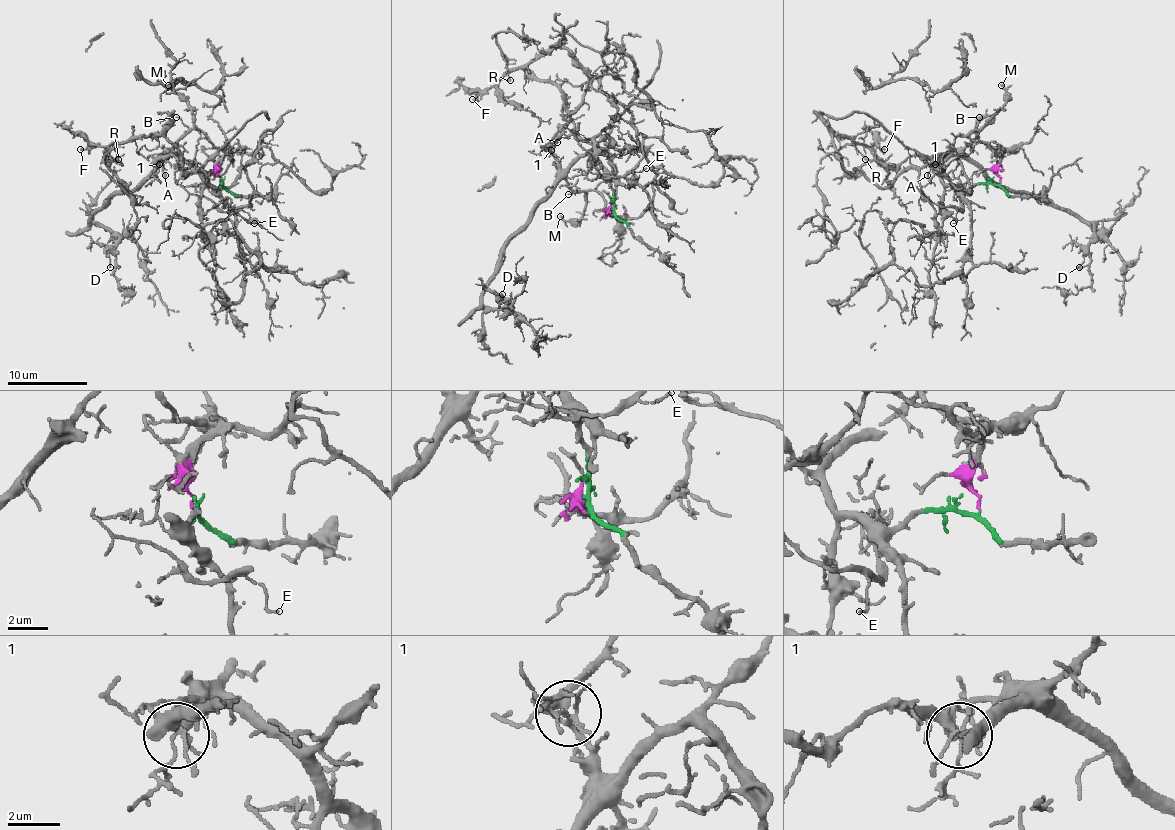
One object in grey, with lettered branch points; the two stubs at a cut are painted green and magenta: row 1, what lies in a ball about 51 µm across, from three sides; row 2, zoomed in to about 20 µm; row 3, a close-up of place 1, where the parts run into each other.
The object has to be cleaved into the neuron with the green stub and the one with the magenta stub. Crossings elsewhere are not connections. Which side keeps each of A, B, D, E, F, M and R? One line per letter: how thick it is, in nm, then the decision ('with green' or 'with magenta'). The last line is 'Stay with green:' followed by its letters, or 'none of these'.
A: 130 nm thick; with green
B: 110 nm thick; with green
D: 100 nm thick; with green
E: 110 nm thick; with magenta
F: 130 nm thick; with magenta
M: 140 nm thick; with green
R: 130 nm thick; with magenta
Stay with green: A, B, D, M

